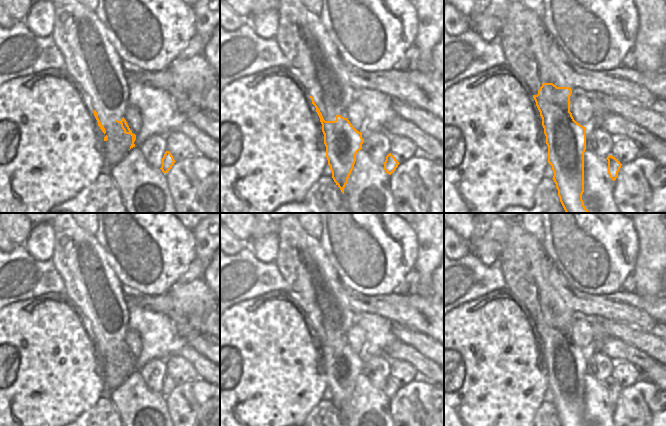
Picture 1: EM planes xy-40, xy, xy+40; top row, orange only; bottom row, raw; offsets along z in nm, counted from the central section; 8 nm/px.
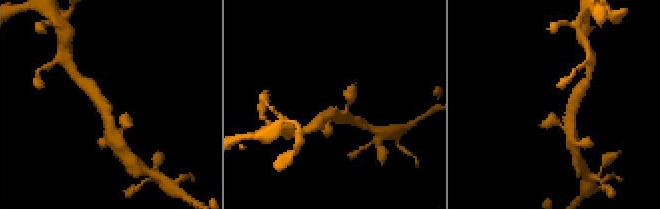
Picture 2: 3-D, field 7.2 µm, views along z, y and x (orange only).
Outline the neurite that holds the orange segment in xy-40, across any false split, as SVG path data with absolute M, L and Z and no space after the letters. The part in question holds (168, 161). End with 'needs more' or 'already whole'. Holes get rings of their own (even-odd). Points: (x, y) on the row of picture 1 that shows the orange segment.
M166 151L162 158L162 166L160 169L163 173L167 173L170 171L175 162L176 161L174 160L172 154L169 151Z | already whole

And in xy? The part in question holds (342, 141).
M310 98L322 124L326 158L332 178L344 194L344 188L356 162L356 154L362 149L362 133L352 126L348 118L341 115L336 115L335 121L325 121L314 98Z | already whole

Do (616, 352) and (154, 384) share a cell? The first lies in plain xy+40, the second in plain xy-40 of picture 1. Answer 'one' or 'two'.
two

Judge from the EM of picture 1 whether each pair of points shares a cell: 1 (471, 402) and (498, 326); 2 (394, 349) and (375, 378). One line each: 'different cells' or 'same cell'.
1: same cell
2: different cells

